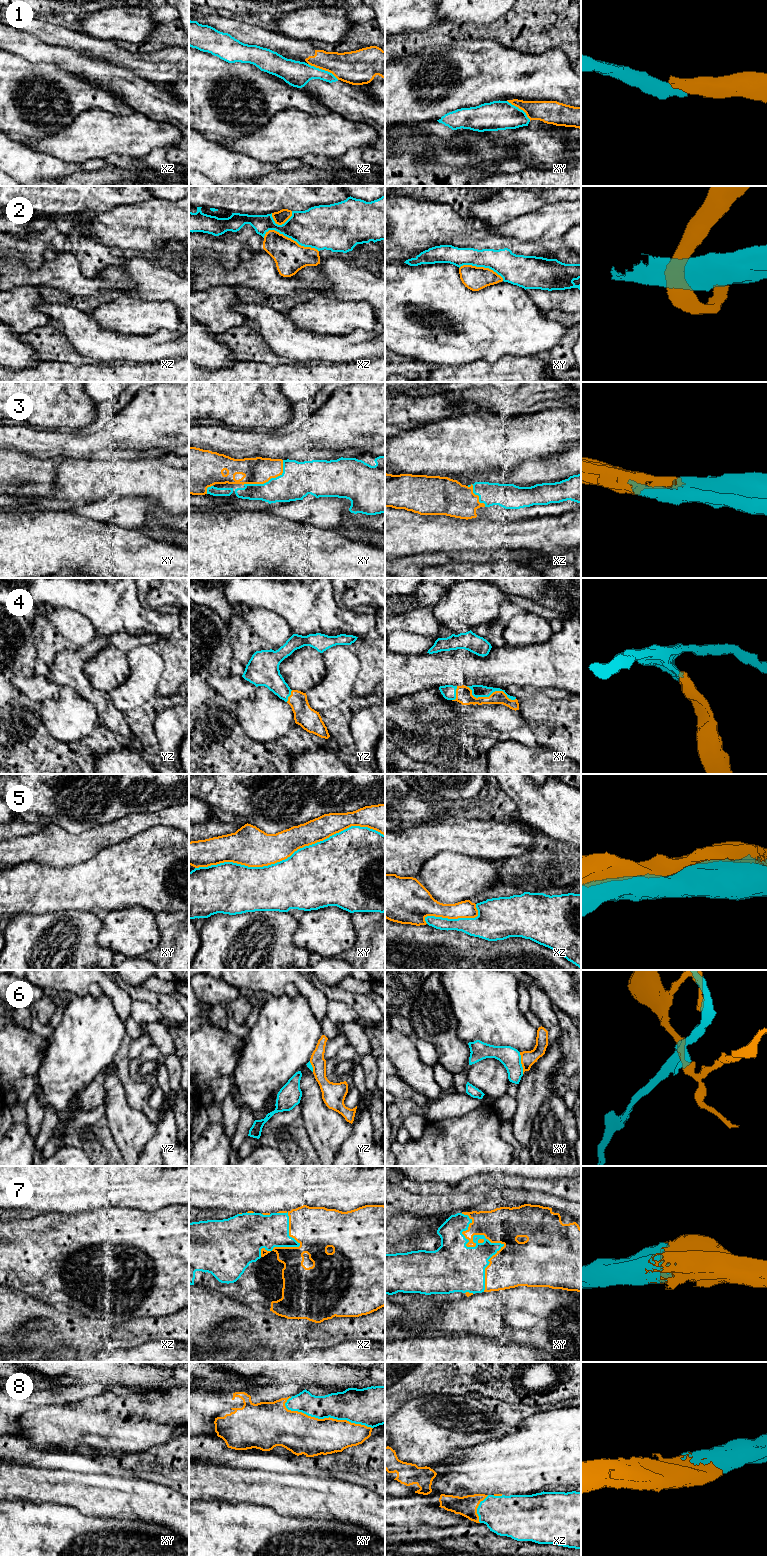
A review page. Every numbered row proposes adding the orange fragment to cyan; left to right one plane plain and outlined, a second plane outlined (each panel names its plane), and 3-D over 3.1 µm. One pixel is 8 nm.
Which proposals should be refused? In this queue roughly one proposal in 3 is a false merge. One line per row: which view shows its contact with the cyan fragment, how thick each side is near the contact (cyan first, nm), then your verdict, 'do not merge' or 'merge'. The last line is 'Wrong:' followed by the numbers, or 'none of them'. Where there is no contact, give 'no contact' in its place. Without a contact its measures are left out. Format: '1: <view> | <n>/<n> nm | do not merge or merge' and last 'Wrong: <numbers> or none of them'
1: xz | 200/260 nm | do not merge
2: xz | 340/260 nm | do not merge
3: xy | 280/220 nm | merge
4: xy | 100/130 nm | merge
5: xy | 500/280 nm | do not merge
6: xy | 160/120 nm | do not merge
7: xy | 280/300 nm | merge
8: xy | 280/320 nm | merge
Wrong: 1, 2, 5, 6

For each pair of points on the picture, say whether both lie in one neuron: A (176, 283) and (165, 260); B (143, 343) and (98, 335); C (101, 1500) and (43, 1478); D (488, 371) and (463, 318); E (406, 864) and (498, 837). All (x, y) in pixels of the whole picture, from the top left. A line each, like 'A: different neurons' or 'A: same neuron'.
A: different neurons
B: same neuron
C: same neuron
D: different neurons
E: same neuron

